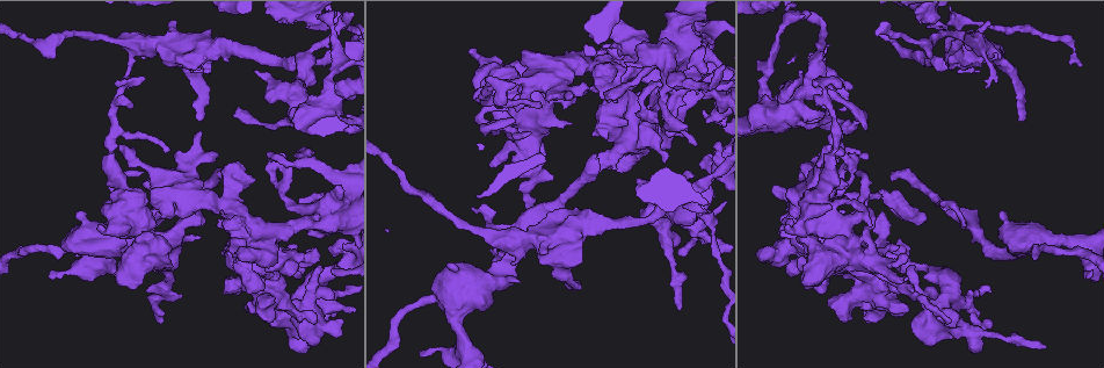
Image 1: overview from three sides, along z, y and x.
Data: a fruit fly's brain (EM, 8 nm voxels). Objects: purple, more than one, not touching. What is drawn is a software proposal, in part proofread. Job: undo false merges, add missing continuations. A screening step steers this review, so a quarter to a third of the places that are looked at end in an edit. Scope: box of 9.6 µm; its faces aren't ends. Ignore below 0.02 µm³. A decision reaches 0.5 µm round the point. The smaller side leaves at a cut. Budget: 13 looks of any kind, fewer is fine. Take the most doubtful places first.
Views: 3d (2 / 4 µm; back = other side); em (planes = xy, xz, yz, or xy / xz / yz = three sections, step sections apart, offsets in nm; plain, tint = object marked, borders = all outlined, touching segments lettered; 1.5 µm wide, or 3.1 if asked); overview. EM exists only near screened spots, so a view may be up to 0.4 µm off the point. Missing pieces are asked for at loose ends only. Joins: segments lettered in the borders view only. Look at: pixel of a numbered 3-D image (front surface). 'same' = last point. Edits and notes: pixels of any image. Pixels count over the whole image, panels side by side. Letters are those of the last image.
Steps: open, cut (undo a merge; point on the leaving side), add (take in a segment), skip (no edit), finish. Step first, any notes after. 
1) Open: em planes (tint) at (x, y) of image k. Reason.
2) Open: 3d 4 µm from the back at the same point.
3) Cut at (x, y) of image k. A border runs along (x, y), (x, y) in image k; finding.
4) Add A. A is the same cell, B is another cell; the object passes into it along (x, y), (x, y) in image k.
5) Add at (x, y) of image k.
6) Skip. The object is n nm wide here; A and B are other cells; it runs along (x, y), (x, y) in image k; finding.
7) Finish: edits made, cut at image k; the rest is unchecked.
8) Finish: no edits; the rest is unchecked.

Open: em xy step 8 (tint) at (490, 163) of image 1. Branch stops here.

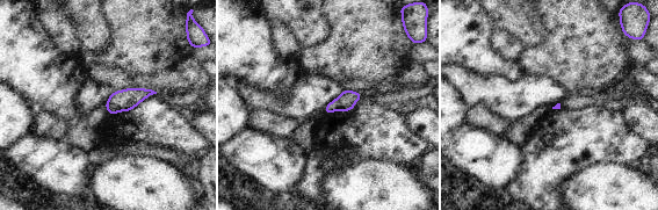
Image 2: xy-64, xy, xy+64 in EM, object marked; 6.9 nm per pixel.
Open: em planes (borders) at the same point. Cut it another way.

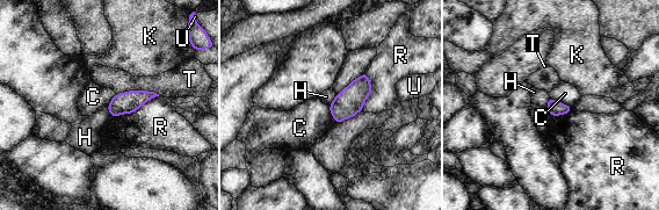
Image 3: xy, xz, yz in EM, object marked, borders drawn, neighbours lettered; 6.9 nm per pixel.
Skip. The longest contact is with T, 300 nm; C, H, K, R, T and U are other cells; none of them fits.

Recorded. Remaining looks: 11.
Open: 3d 2 µm at (1023, 120) of image 1. An open end.

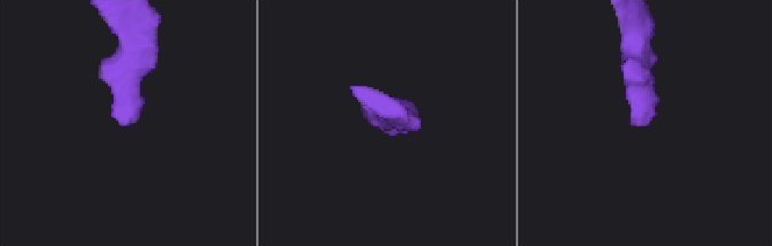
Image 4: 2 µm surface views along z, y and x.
Open: em yz step 4 (borders) at (124, 125) of image 4.

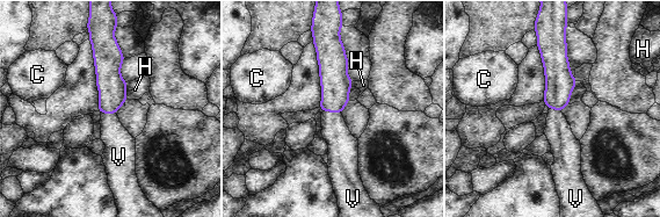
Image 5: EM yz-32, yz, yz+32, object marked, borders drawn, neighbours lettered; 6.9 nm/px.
Open: em planes (borders) at the same point.

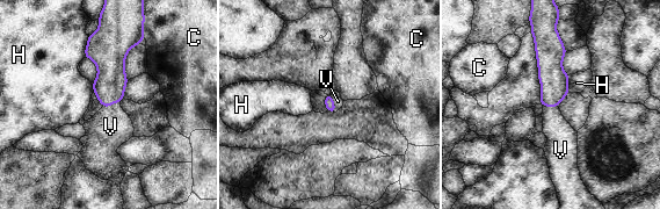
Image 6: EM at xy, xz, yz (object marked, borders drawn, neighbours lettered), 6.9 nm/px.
Add V. V is the same cell, C and H are other cells; the object passes into it along (109, 86), (110, 105), (110, 127) in image 6; it goes on there.

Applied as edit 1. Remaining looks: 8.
Open: overview. Redraw.

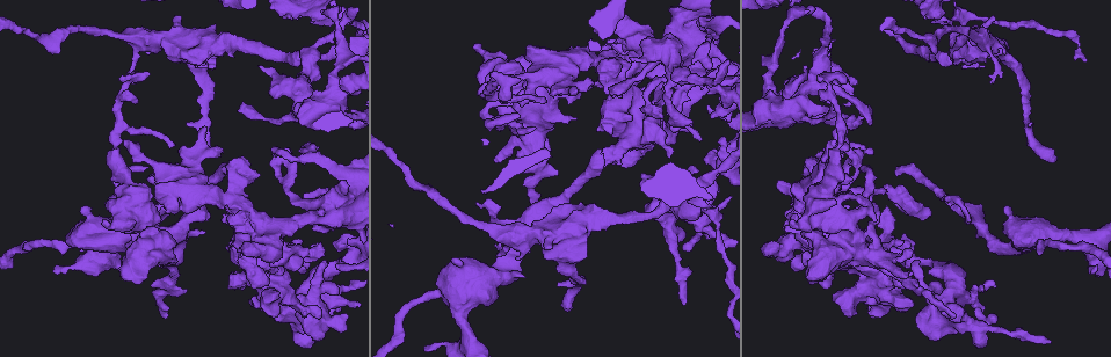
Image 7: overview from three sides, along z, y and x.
Open: 3d 2 µm at (601, 150) of image 7. End of a long branch.

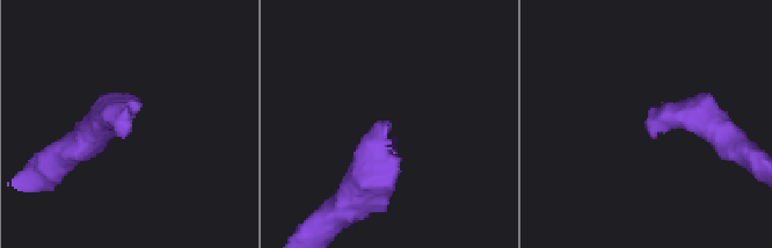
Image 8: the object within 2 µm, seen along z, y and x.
Open: em xz step 8 (plain) at (385, 122) of image 8. Need the tissue.

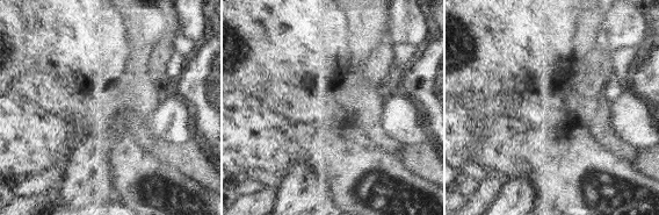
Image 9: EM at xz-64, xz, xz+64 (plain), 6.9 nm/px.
Open: em xz step 8 (borders) at the same point.

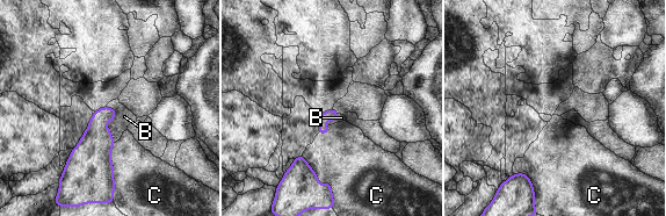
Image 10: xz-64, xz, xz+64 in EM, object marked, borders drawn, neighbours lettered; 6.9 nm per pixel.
Add B. B is the same cell, C is another cell; the object passes into it along (93, 151), (108, 121), (124, 116) in image 10; it goes on there.

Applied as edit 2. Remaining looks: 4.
Open: 3d 2 µm at (522, 54) of image 7. Stops while still wide.

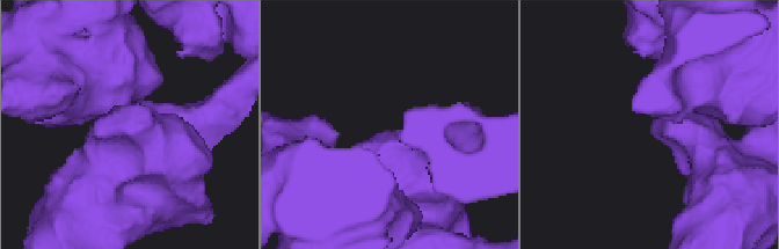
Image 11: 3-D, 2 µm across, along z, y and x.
Open: em planes (borders) at (137, 121) of image 11. Shape alone is not enough.

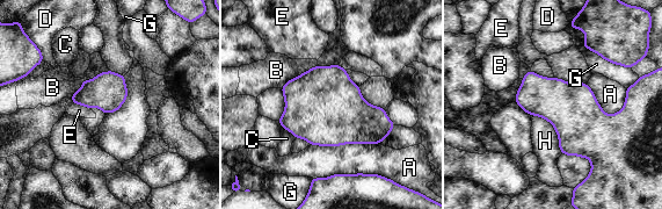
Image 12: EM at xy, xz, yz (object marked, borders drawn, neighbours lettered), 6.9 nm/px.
Skip. The object is 340 nm wide here; A, B, C, D, E, G and H are other cells; a border runs along (281, 125), (296, 137) in image 12; no lettered segment goes on from it.

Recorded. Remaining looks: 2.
Finish: edits made, add at image 6, add at image 10; the rest is unchecked.

